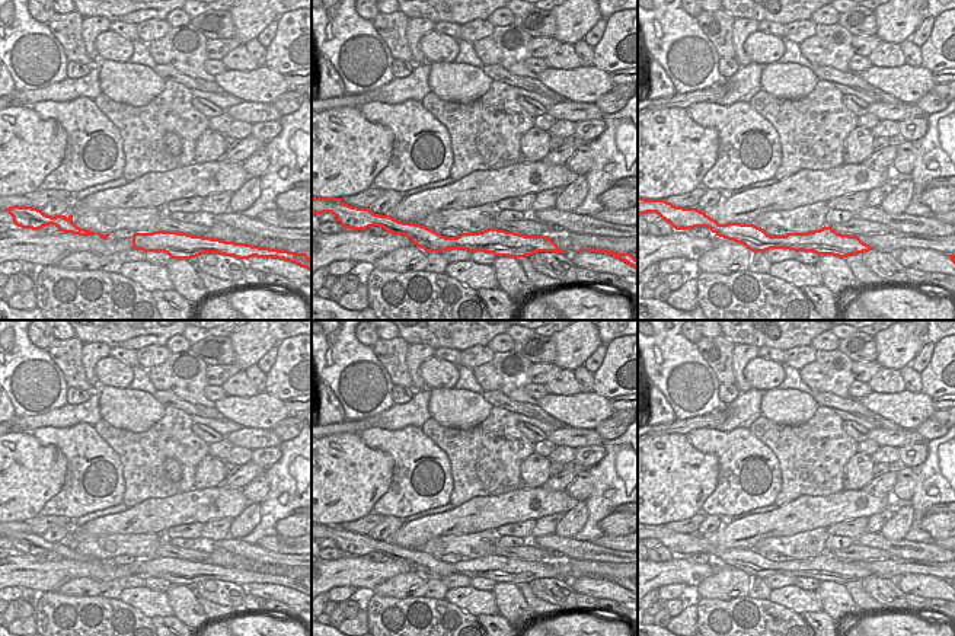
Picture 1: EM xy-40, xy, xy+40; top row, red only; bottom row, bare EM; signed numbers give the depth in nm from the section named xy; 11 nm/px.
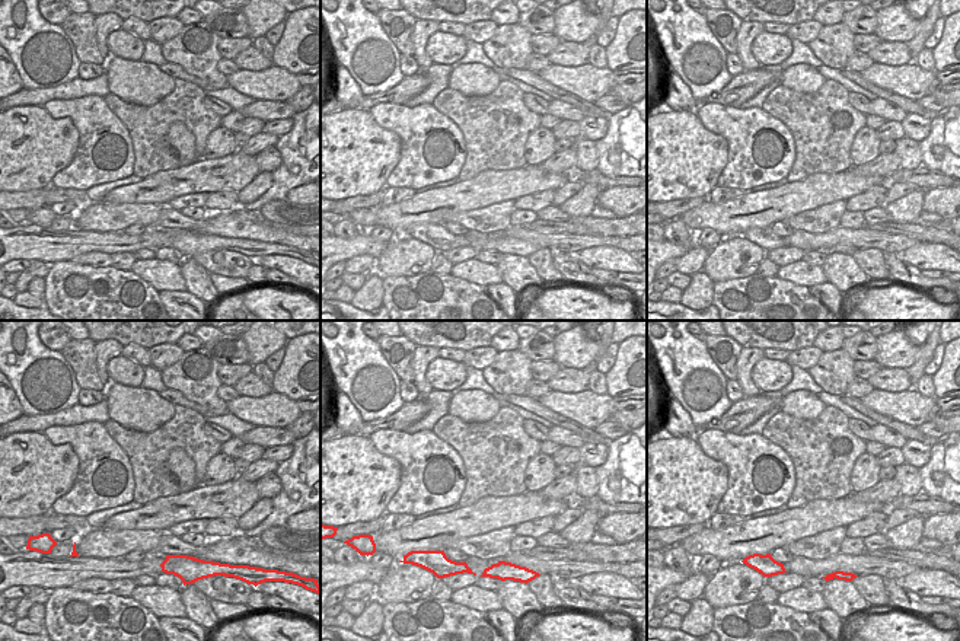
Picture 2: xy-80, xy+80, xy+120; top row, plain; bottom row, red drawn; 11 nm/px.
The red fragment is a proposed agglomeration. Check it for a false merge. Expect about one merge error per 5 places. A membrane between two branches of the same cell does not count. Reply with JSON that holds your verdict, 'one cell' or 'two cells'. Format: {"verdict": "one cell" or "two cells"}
{"verdict": "one cell"}

